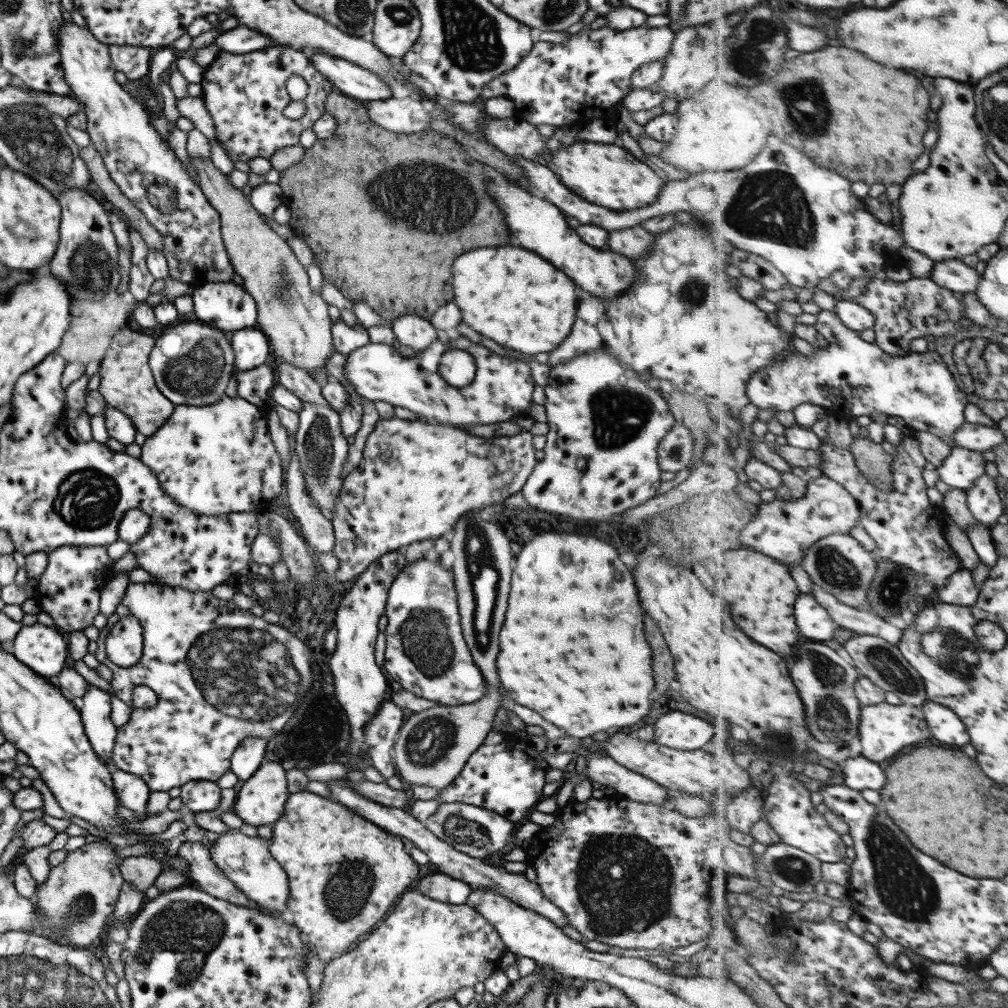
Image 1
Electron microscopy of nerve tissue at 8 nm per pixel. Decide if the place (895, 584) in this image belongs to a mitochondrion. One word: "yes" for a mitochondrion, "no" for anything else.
yes

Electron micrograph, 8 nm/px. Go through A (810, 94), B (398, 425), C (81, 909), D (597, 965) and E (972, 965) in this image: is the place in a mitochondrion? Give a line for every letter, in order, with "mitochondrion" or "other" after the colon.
A: mitochondrion
B: other
C: mitochondrion
D: other
E: other

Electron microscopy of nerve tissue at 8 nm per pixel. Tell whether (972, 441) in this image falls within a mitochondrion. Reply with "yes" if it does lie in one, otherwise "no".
no

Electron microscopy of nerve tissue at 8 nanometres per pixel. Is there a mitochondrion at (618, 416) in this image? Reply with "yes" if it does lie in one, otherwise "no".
yes

